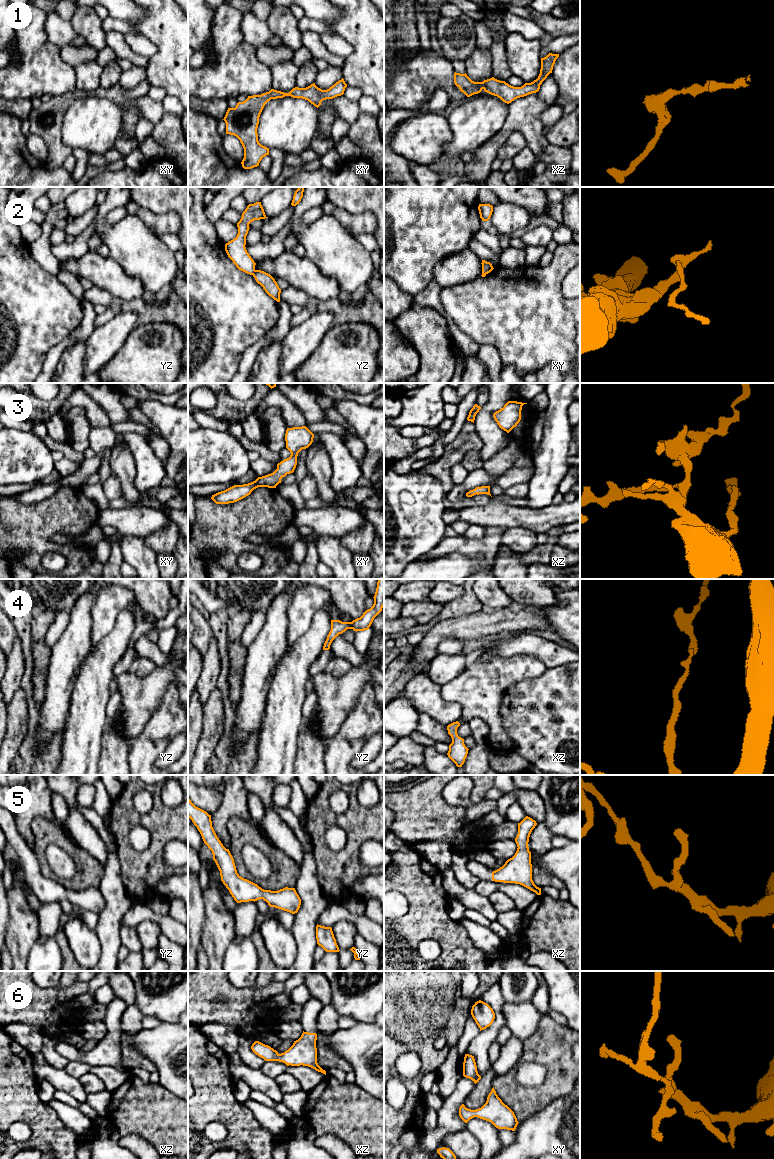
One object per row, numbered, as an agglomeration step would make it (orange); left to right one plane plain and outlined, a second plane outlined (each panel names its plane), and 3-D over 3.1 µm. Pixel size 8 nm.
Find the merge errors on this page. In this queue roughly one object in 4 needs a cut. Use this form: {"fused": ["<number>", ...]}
{"fused": ["2"]}

